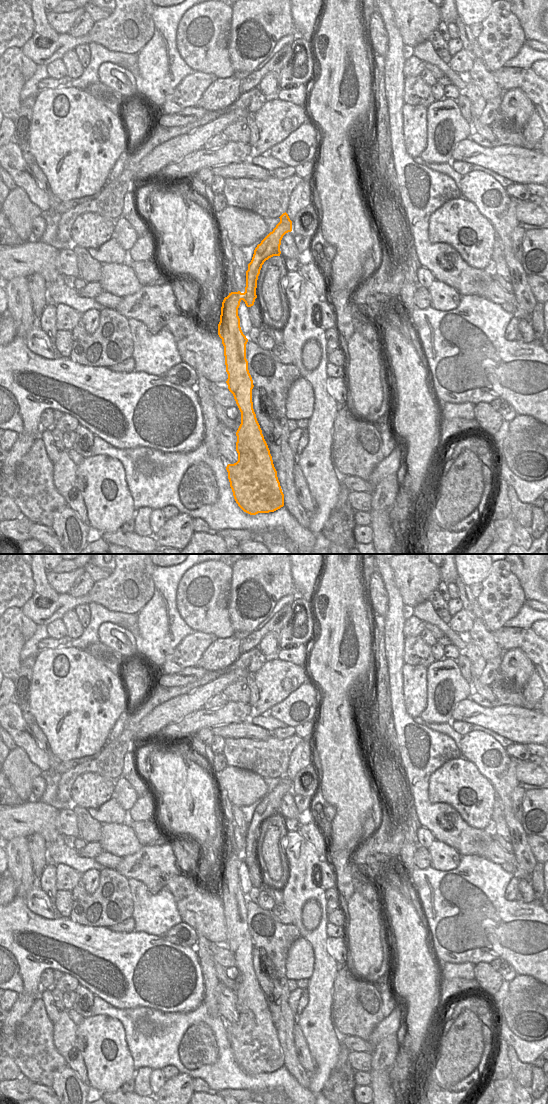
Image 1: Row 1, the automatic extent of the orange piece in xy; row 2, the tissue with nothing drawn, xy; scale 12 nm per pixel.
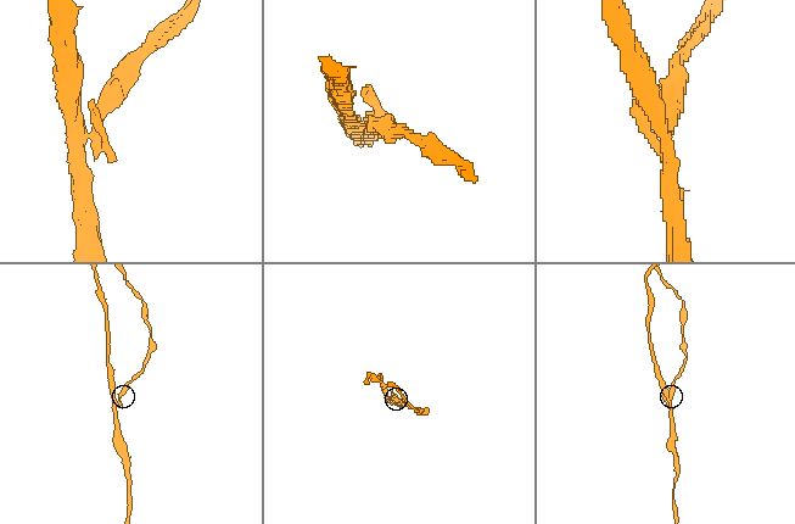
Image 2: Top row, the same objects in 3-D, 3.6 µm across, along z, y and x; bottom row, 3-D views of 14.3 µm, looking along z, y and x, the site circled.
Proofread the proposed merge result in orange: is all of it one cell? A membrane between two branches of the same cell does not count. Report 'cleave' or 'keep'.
cleave

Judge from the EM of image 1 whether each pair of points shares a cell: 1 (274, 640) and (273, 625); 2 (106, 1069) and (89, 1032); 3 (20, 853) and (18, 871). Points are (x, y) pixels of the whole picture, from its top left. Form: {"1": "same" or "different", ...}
{"1": "different", "2": "same", "3": "same"}

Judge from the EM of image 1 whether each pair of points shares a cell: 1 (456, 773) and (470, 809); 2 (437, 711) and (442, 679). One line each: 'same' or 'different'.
1: same
2: same

